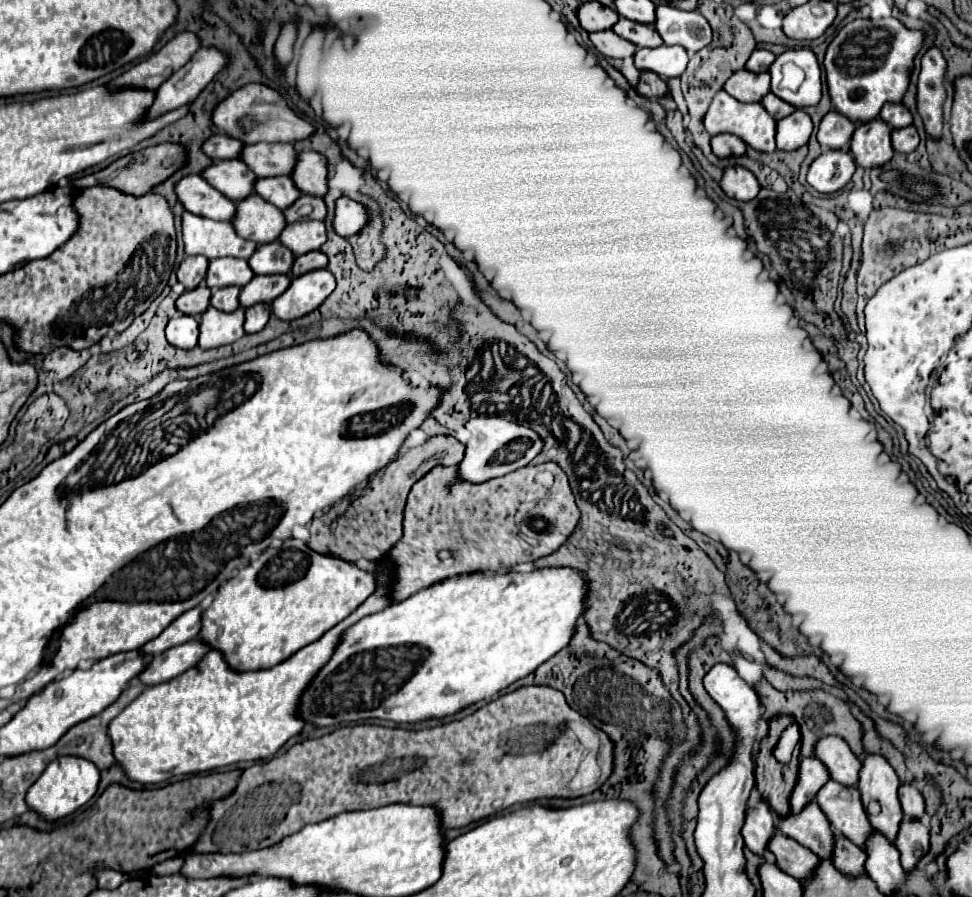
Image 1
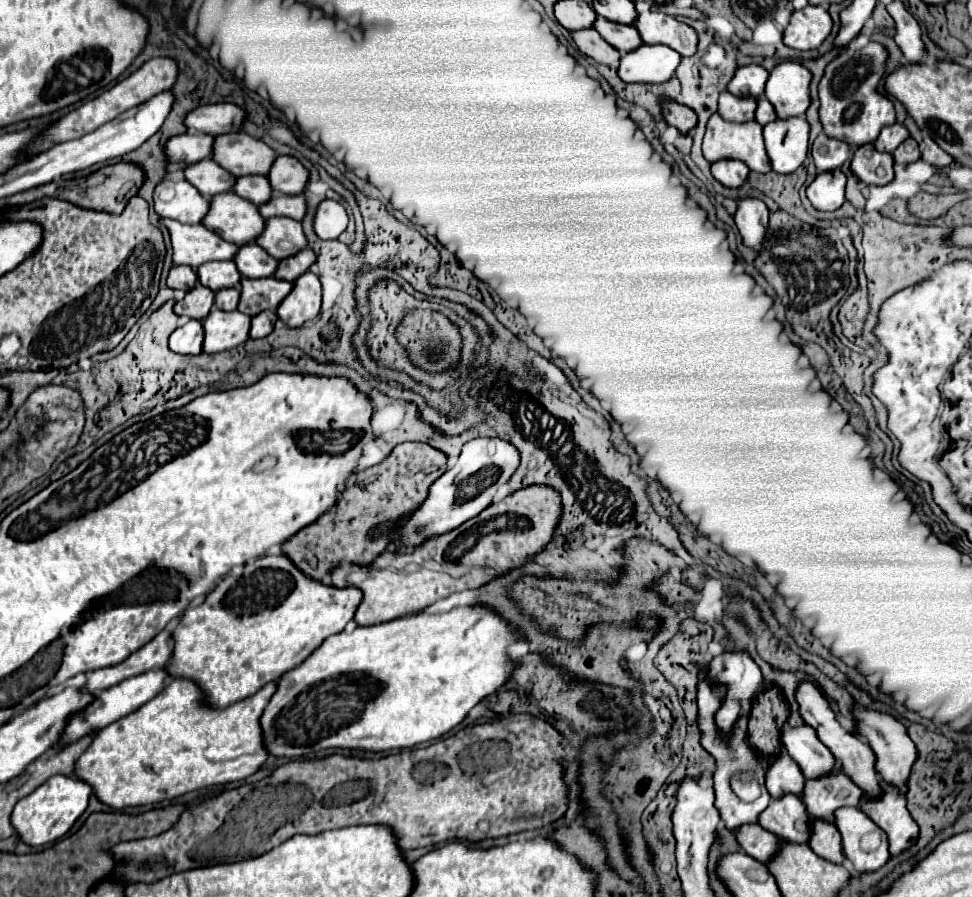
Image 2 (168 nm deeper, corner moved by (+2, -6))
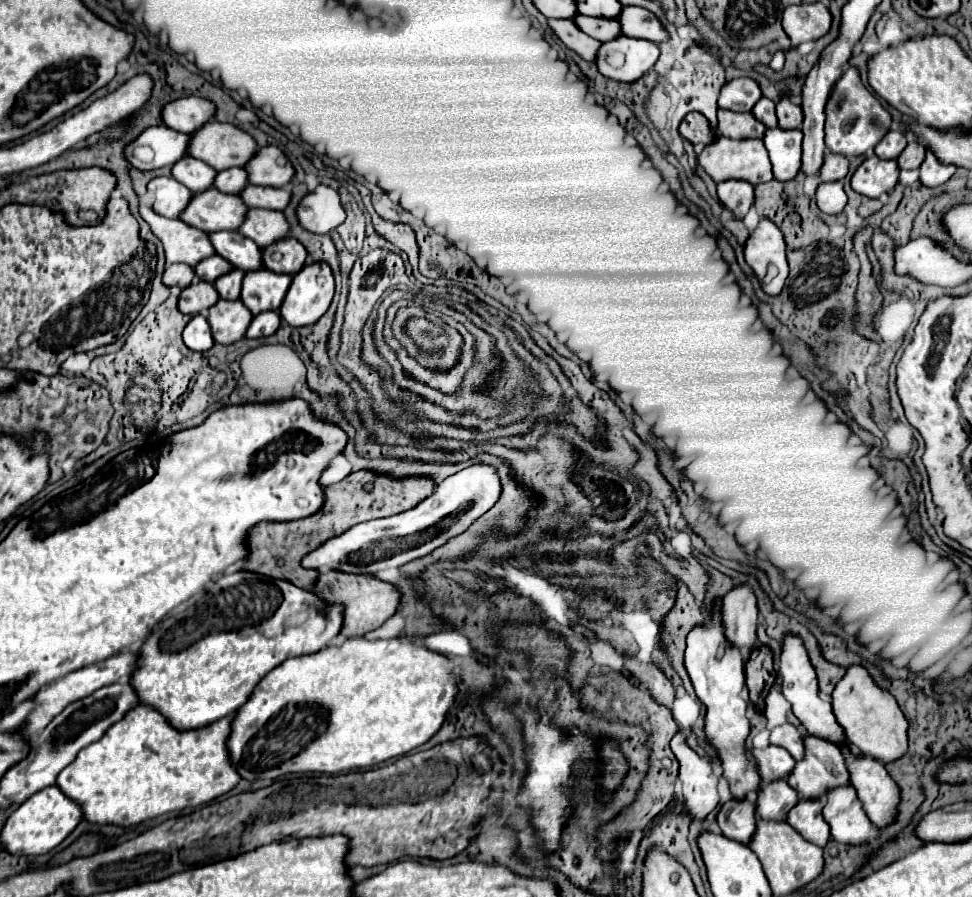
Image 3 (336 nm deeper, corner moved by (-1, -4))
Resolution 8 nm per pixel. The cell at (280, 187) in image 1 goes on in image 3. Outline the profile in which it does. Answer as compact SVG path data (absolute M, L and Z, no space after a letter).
M228 168L218 172L214 186L226 194L240 194L248 186L248 172L244 168Z

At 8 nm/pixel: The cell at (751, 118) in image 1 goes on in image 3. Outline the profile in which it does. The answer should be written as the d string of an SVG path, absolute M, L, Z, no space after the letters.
M716 132L716 138L712 144L704 146L698 162L704 166L704 170L716 180L728 180L728 178L742 178L748 180L752 184L760 184L760 182L768 182L774 178L772 174L772 162L768 156L768 150L764 146L762 140L732 140L728 136L722 136L720 132Z

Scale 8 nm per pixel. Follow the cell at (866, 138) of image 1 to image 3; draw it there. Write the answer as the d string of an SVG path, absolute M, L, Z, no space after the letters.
M876 154L868 156L854 172L852 188L868 198L878 198L896 186L898 172L896 160L882 160Z

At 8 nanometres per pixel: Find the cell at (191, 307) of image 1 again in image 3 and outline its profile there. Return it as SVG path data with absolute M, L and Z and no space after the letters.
M194 282L186 286L180 294L178 308L182 314L198 314L202 310L208 310L218 302L218 292L210 282Z

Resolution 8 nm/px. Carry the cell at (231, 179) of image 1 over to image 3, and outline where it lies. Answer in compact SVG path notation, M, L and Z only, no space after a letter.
M184 156L184 160L178 160L172 166L172 176L176 180L180 180L186 188L190 188L194 194L200 194L200 192L212 188L216 174L218 172L212 166L208 166L202 160L196 160L192 156Z

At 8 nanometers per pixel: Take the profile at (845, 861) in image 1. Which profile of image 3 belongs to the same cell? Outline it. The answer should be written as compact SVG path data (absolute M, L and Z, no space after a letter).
M800 800L800 804L788 812L786 822L808 842L820 848L824 848L830 840L830 828L822 816L822 800Z

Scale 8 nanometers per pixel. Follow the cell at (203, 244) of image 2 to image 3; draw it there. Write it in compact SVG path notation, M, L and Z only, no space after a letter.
M140 204L140 214L150 224L152 232L162 240L166 252L166 264L184 262L196 266L204 258L216 254L208 232L198 230L182 220L164 218L144 204Z

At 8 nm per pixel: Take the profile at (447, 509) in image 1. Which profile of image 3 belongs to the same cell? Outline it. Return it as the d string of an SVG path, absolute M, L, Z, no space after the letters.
M326 572L326 596L322 596L328 602L338 602L344 604L350 600L350 608L356 612L356 616L346 618L344 616L344 624L342 624L342 636L352 638L352 636L364 636L370 630L380 628L390 616L394 616L400 608L400 600L402 594L396 590L394 584L384 582L376 576L368 576L368 574L348 574L348 572L336 572L332 576L332 572Z

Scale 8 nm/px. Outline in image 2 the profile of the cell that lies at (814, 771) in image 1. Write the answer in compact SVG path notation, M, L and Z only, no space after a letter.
M781 750L771 760L767 774L765 774L765 786L771 794L771 798L777 800L789 792L801 796L803 784L805 784L805 776L801 774L797 762L793 762L793 758L789 758L789 754L785 754L785 750Z

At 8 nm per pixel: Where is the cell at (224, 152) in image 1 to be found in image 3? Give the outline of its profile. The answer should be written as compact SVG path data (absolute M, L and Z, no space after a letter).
M168 126L148 128L146 132L142 132L138 136L138 140L132 146L150 146L154 150L154 158L152 158L152 162L136 160L136 162L132 162L132 166L140 168L140 170L154 170L154 168L162 168L162 166L174 166L180 158L184 158L188 154L190 140L192 140L190 134L176 132Z

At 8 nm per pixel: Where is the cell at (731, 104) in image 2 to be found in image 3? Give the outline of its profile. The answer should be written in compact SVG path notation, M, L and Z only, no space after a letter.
M718 110L718 132L730 138L764 138L766 126L752 112Z

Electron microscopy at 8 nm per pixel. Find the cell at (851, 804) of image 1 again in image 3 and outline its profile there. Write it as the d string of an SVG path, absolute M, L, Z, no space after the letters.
M806 736L804 744L806 756L796 762L792 776L788 776L788 784L800 798L816 800L832 788L850 784L850 772L838 746L816 736Z

